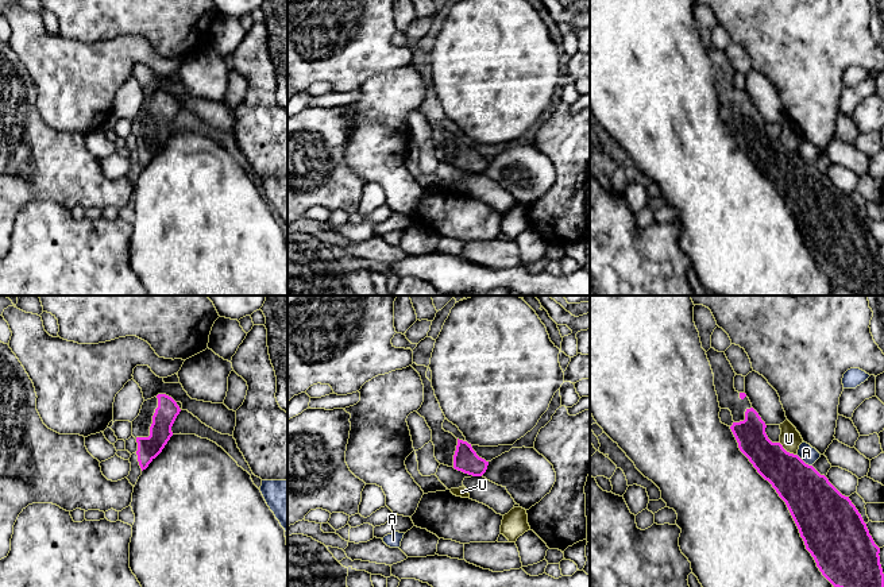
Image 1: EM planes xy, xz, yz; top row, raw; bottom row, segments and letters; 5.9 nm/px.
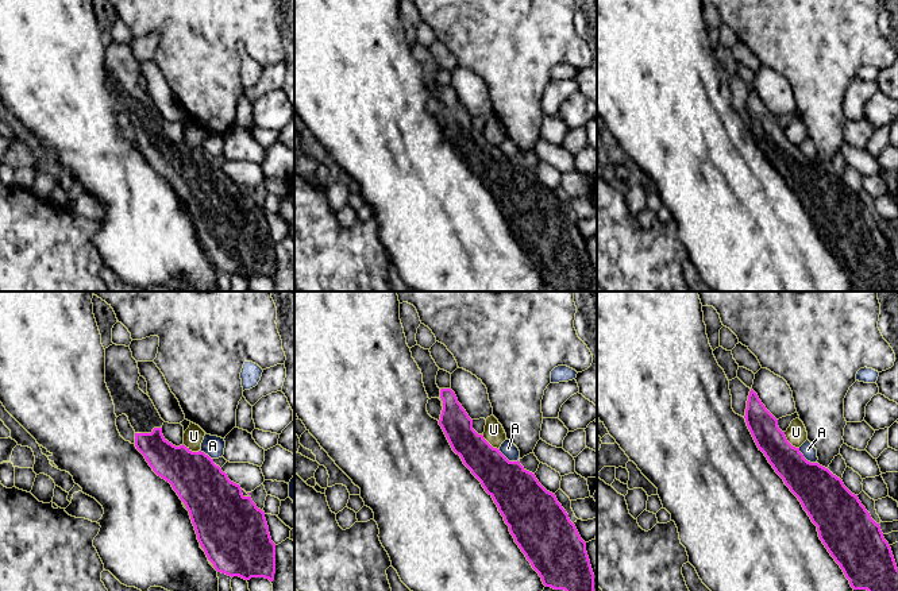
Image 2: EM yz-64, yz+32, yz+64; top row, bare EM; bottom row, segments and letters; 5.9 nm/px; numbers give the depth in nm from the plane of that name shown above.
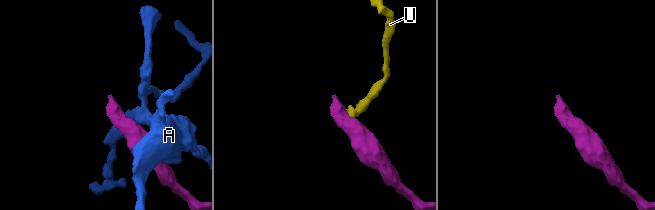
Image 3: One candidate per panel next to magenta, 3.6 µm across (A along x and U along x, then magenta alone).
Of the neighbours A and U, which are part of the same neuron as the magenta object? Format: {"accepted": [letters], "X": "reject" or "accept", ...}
{"accepted": [], "A": "reject", "U": "reject"}

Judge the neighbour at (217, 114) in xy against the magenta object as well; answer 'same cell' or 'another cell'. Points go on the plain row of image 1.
another cell

